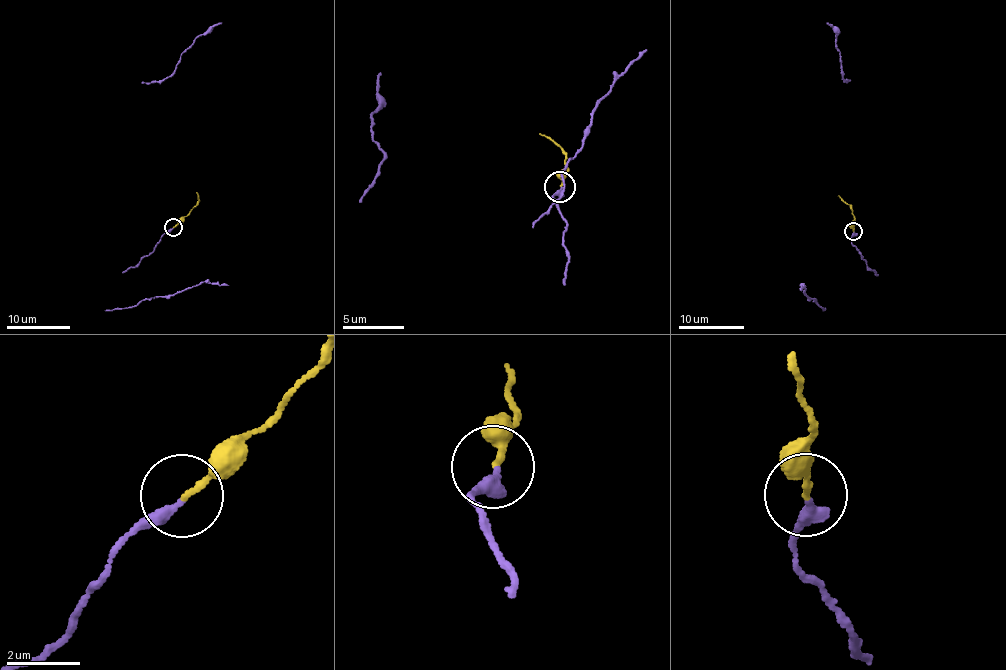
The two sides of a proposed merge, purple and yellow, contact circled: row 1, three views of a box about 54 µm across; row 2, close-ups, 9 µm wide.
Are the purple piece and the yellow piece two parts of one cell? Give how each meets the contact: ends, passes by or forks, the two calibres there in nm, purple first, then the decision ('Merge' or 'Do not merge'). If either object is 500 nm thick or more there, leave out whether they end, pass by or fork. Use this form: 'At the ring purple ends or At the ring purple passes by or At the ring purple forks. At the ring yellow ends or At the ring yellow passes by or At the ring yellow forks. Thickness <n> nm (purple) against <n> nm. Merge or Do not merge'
At the ring purple ends. At the ring yellow ends. Thickness 360 nm (purple) against 150 nm. Merge

